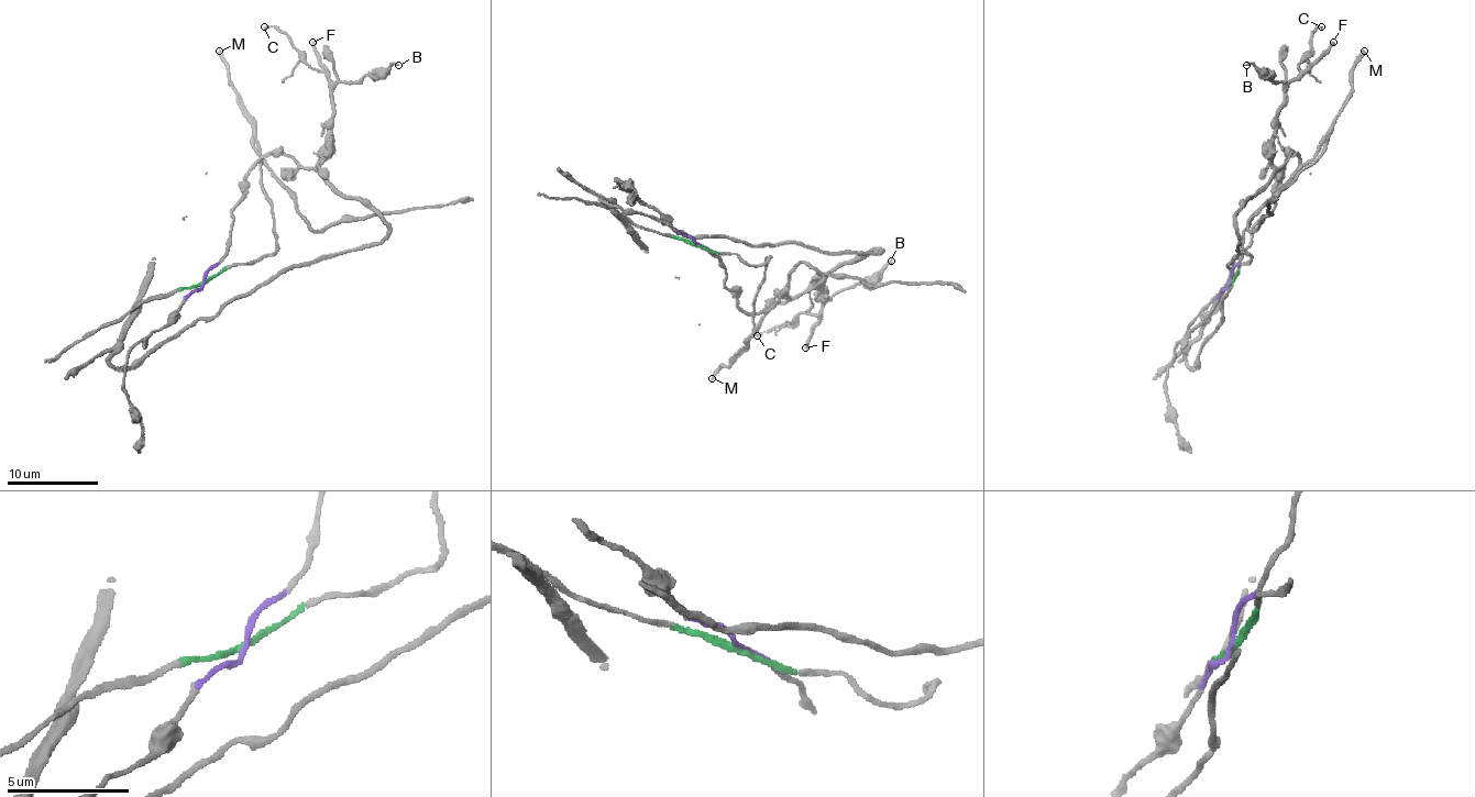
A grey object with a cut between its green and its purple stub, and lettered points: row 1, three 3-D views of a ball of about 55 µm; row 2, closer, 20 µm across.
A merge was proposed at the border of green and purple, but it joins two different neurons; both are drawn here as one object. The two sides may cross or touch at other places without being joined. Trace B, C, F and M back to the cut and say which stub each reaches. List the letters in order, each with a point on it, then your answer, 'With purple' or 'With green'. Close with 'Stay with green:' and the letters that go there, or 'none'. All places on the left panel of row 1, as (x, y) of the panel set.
B: Place: (398, 65). With purple
C: Place: (264, 26). With purple
F: Place: (312, 42). With purple
M: Place: (219, 51). With green
Stay with green: M

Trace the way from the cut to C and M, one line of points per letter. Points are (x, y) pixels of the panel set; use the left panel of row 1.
C: (204, 281), (224, 254), (243, 179), (275, 154), (314, 167), (332, 114), (326, 74), (273, 25), (263, 28)
M: (204, 281), (275, 250), (273, 207), (261, 181), (254, 124), (233, 89), (229, 64), (220, 51)

